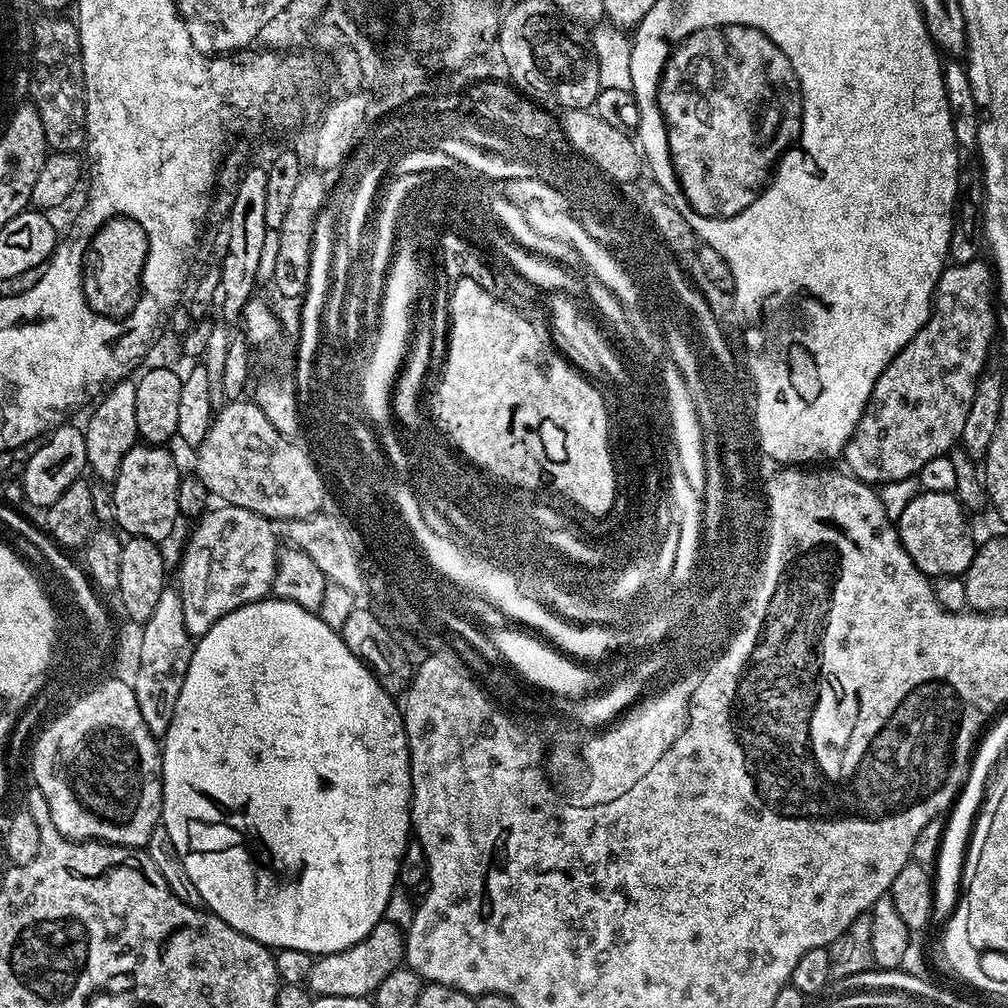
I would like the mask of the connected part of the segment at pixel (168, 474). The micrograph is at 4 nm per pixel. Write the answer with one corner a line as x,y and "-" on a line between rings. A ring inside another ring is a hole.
137,442
128,451
126,458
122,458
122,466
118,466
118,474
116,479
111,481
110,487
117,515
114,524
125,537
137,536
164,542
175,530
176,520
181,519
178,510
178,486
182,469
176,465
175,458
168,450
159,444

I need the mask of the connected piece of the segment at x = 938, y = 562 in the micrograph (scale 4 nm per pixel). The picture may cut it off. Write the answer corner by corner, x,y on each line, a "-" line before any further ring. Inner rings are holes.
919,491
916,497
902,510
898,521
900,545
916,563
917,568
929,578
963,577
977,552
977,541
972,541
968,529
966,509
951,492
934,493

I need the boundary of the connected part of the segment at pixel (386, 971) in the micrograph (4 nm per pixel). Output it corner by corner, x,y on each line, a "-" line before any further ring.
381,920
354,946
341,952
325,952
317,955
312,961
312,969
306,985
313,997
341,996
342,998
371,997
378,986
389,977
395,968
405,963
405,933
394,922

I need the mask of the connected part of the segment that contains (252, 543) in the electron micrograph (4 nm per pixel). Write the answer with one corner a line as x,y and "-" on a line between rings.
233,504
219,507
200,517
180,560
178,591
185,629
192,638
204,636
218,618
265,599
272,591
276,562
282,551
276,529
279,527
267,516

